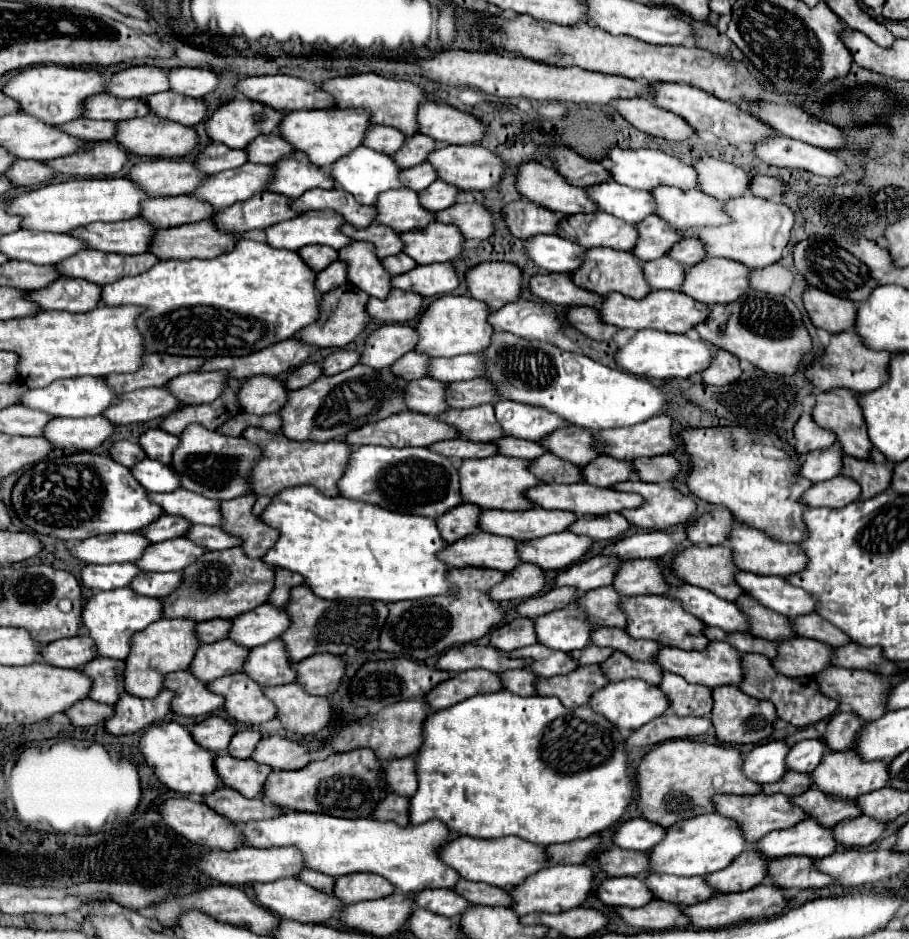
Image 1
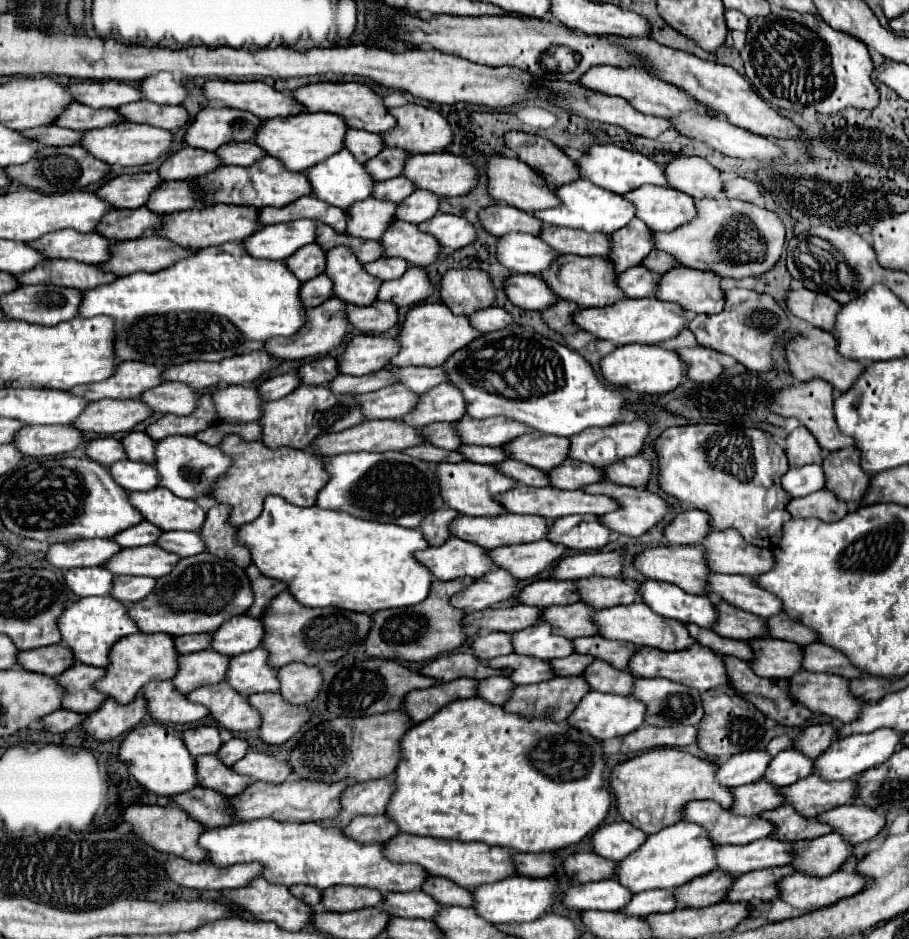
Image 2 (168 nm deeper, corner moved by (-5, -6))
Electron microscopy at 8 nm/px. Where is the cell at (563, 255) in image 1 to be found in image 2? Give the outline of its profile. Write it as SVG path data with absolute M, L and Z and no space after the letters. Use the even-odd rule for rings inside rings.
M506 233L498 237L496 243L496 259L500 265L508 267L514 273L532 273L548 269L552 261L558 257L550 245L546 245L540 237L524 235L524 233Z

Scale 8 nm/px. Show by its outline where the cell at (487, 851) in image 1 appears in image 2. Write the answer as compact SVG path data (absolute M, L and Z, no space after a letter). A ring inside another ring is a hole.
M398 833L398 837L392 837L386 843L386 857L390 857L390 861L414 861L416 865L422 865L430 875L446 877L466 889L474 889L478 885L494 883L504 877L516 875L514 865L510 861L512 853L514 851L506 847L490 847L482 843L464 843L464 841L446 841L446 839L428 839L428 837L406 835L406 833Z

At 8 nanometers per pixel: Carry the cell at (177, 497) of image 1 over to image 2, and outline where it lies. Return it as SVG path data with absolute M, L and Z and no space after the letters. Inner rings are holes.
M150 489L146 493L128 493L130 505L162 531L198 531L204 523L204 511L196 501L180 499L168 489Z

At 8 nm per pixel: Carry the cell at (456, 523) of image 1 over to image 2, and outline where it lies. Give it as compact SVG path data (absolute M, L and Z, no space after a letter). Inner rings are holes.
M444 507L438 509L438 513L430 513L430 517L422 519L422 525L418 525L418 529L428 539L428 545L442 545L450 537L448 525L454 517L458 517L458 513L454 509Z

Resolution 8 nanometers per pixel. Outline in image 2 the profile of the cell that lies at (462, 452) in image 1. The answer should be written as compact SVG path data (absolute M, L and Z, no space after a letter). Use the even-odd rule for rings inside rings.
M424 443L424 445L418 445L418 447L410 447L410 449L404 449L402 453L406 455L412 455L412 457L418 457L422 461L428 461L428 463L442 463L442 461L450 461L450 463L458 463L462 461L464 457L458 453L458 451L446 451L446 449L440 449L440 447L434 447L430 443Z

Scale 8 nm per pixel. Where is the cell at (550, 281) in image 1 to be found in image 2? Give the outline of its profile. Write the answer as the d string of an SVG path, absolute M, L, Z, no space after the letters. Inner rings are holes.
M514 273L506 279L504 293L512 305L526 309L526 311L546 309L558 299L540 277L518 275L518 273Z

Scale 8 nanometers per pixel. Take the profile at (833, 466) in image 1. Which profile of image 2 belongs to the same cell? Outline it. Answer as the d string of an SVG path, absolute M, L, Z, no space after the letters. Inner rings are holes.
M818 463L806 467L792 467L782 477L782 489L790 493L790 497L806 497L814 491L820 491L824 485L824 471Z

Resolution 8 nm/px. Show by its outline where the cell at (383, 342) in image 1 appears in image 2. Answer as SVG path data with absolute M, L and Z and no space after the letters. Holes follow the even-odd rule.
M354 335L338 359L344 375L368 375L390 363L398 353L398 343L382 335Z

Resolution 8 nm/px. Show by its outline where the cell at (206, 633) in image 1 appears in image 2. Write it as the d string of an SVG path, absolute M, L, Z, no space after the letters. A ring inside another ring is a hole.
M208 633L186 635L186 637L174 637L174 647L176 647L176 651L178 651L180 655L208 649L208 645L210 645L210 635L208 635Z

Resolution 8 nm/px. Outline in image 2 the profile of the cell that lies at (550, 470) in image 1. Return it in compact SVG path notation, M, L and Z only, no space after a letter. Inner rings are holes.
M502 461L502 465L494 465L500 473L506 473L510 479L514 479L516 483L522 483L522 485L532 485L532 487L546 487L550 485L548 481L548 475L536 467L530 467L530 465L524 465L520 461Z

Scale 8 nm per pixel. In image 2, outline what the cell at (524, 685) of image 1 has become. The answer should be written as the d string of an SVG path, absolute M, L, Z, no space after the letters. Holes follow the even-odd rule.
M488 677L478 681L478 697L494 703L494 705L504 705L514 683L508 677Z

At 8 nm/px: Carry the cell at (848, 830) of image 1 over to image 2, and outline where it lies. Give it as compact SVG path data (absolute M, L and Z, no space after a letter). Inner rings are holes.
M828 833L812 841L792 841L792 849L794 871L814 877L832 875L852 855L852 847L838 833Z

